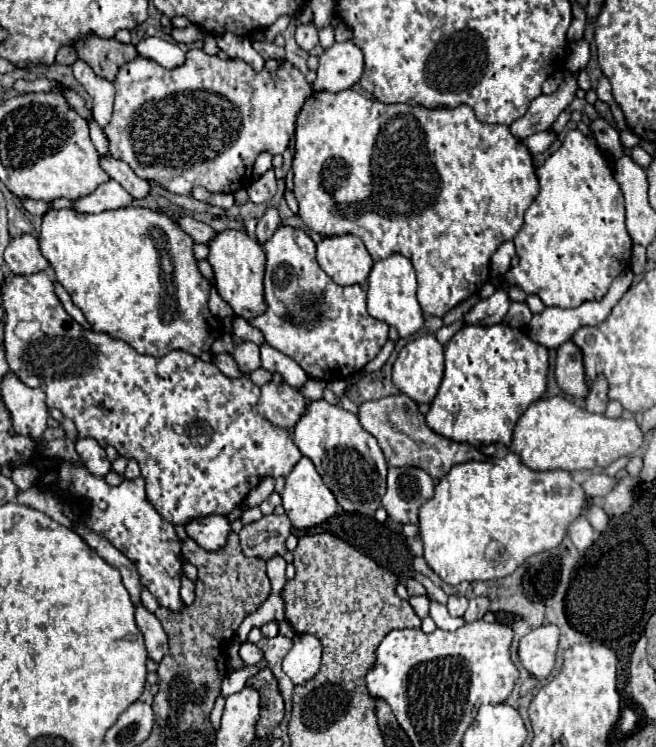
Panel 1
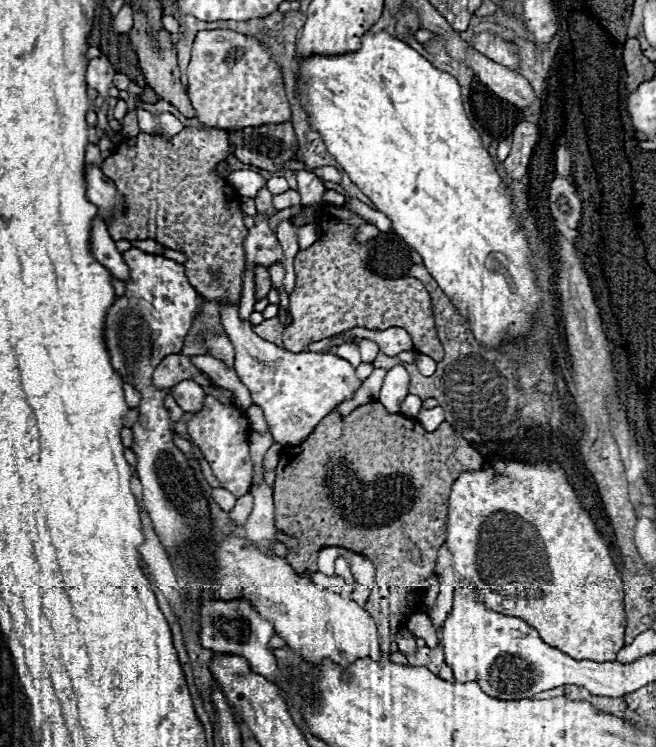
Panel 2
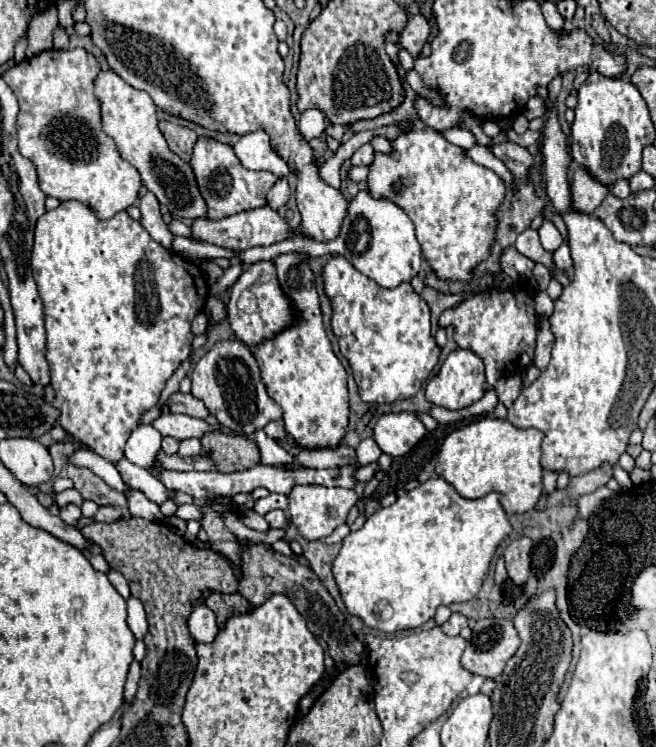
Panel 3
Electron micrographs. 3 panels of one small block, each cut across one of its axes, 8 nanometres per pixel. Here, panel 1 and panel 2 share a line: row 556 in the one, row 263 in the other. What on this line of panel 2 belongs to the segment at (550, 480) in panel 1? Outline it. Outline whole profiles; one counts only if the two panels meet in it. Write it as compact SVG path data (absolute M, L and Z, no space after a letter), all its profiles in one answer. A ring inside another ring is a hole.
M368 30L362 36L362 46L356 52L348 54L338 54L338 56L306 56L296 60L298 70L296 70L296 98L300 100L304 112L310 118L310 126L322 136L326 150L334 156L334 160L342 166L344 174L350 176L350 180L374 202L376 210L384 212L392 220L392 228L404 238L406 244L410 244L424 260L428 272L432 278L438 282L438 286L452 298L452 302L458 306L458 310L470 320L472 332L476 340L484 346L498 346L504 340L524 336L530 332L532 326L532 316L538 310L542 302L542 292L536 286L534 272L530 268L530 248L526 240L526 232L520 228L514 216L514 204L512 198L508 196L506 184L498 176L494 162L486 148L482 146L480 134L472 128L470 120L466 118L466 112L462 108L462 96L460 96L460 86L456 78L452 78L448 72L442 72L434 68L422 54L418 54L414 48L410 48L406 42L390 36L388 32L372 32Z

